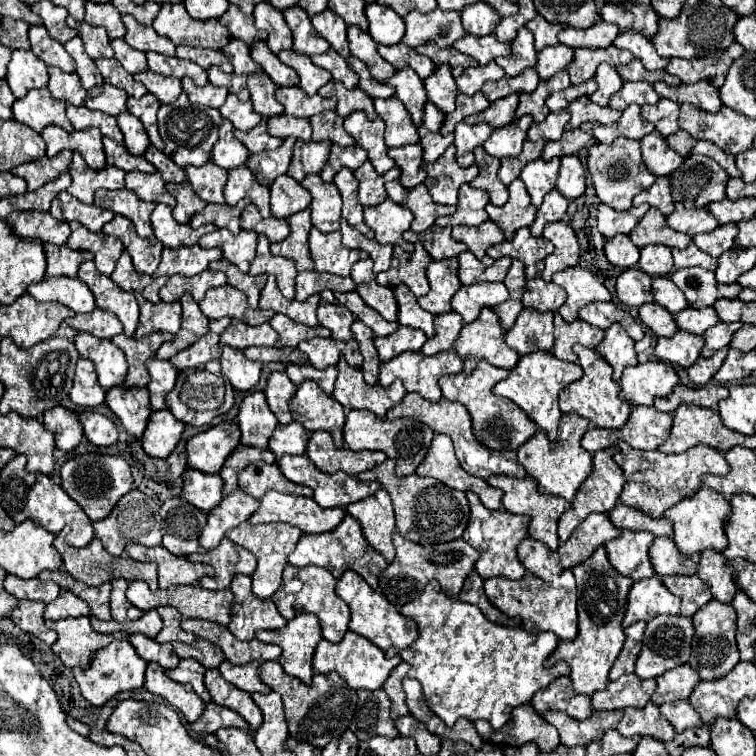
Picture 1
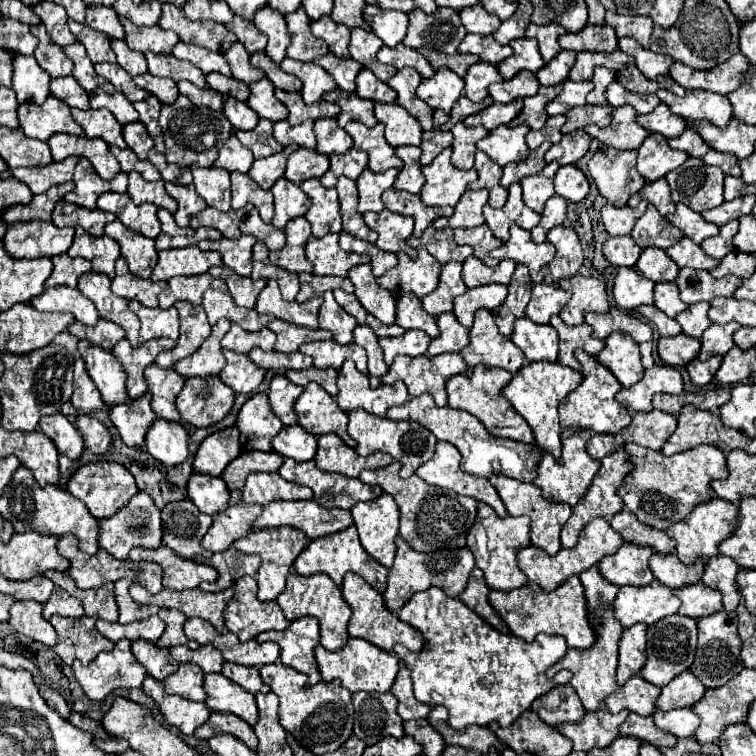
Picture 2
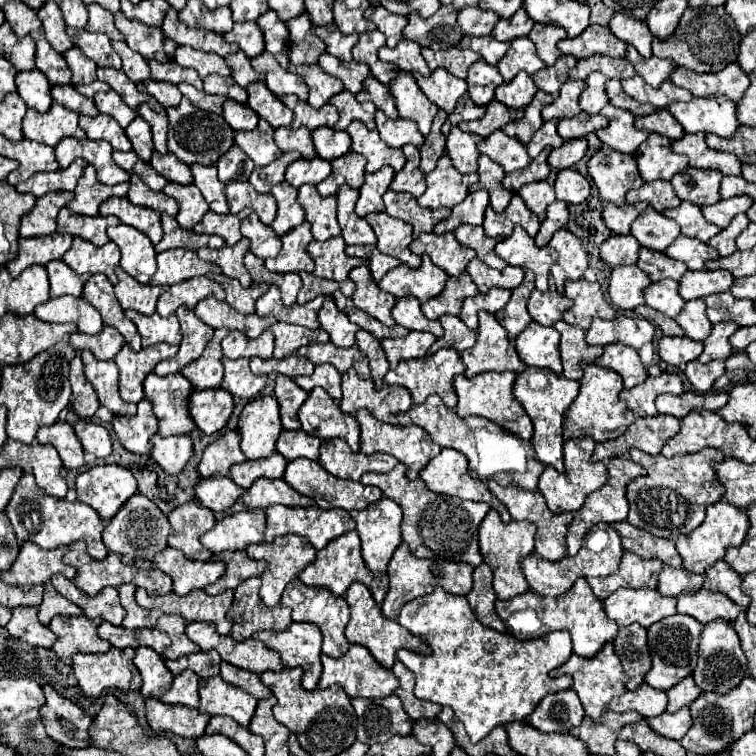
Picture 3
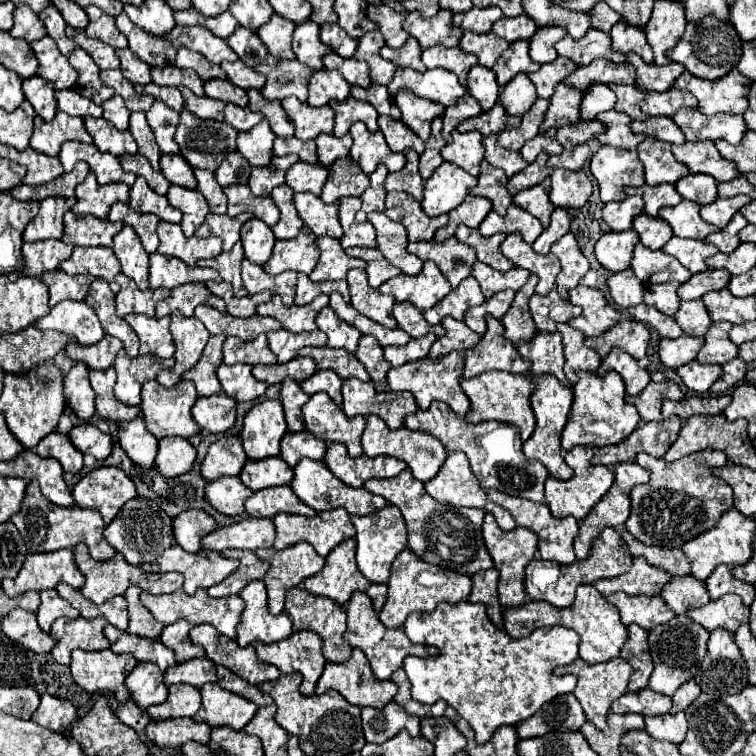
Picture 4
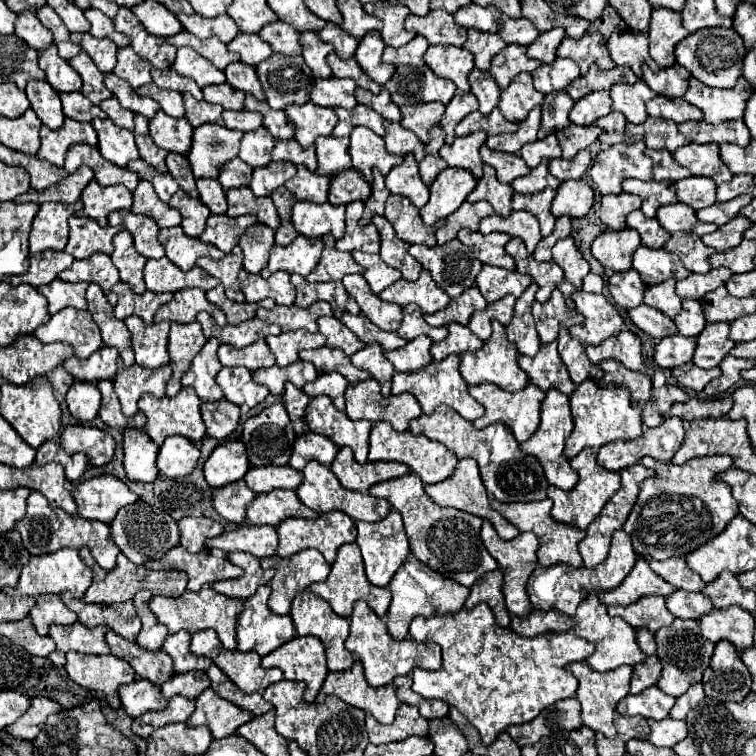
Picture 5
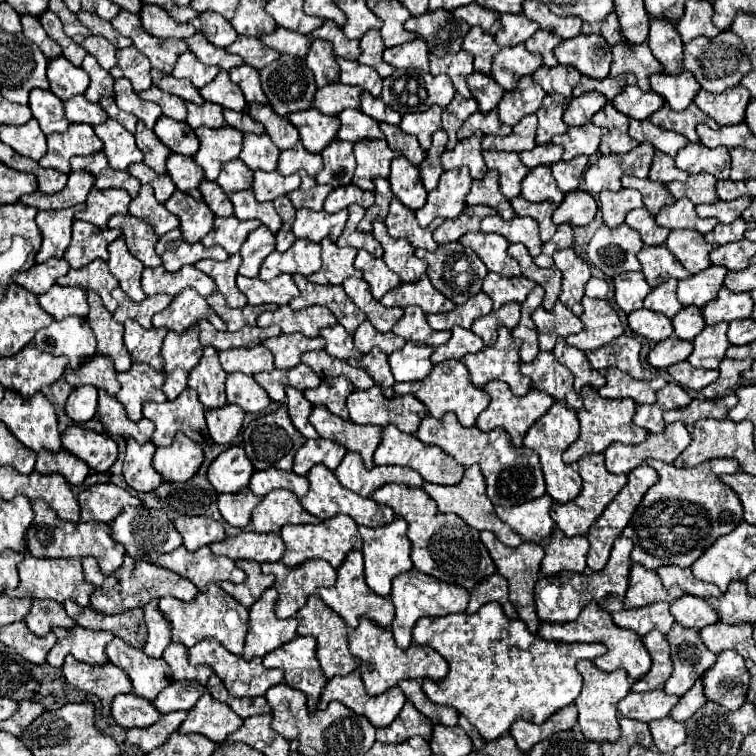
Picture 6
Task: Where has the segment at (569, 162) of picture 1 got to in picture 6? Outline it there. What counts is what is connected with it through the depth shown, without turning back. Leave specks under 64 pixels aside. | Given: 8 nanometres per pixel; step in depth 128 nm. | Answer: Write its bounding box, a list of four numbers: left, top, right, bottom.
[554,190,596,226]

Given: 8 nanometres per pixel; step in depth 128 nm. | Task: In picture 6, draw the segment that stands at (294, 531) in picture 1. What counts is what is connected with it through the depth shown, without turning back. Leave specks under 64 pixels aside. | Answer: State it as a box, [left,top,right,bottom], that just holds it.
[262,560,336,618]

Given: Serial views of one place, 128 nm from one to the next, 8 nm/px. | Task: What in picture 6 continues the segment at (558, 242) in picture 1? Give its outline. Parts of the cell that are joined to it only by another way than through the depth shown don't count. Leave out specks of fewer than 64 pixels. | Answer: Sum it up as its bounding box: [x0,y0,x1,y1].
[554,250,590,316]

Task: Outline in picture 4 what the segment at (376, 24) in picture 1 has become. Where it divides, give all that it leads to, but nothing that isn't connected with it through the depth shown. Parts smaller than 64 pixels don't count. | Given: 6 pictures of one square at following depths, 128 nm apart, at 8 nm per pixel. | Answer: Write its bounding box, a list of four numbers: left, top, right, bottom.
[366,4,408,48]

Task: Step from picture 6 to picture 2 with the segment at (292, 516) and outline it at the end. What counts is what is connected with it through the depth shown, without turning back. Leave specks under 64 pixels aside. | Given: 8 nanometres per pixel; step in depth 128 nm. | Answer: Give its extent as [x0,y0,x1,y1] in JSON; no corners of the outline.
[242,472,312,506]

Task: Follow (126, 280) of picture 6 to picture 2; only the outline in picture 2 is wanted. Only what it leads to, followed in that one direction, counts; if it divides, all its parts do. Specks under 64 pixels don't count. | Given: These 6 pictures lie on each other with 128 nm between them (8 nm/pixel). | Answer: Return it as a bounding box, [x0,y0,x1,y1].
[104,218,158,278]

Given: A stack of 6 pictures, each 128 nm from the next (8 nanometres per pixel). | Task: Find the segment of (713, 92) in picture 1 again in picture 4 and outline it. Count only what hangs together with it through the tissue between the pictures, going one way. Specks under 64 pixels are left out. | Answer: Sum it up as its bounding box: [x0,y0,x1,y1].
[672,108,746,144]

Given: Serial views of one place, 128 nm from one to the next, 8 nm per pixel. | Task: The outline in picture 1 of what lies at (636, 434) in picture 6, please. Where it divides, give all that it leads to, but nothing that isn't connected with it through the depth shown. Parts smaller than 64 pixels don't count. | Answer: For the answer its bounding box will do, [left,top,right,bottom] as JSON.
[560,346,630,428]

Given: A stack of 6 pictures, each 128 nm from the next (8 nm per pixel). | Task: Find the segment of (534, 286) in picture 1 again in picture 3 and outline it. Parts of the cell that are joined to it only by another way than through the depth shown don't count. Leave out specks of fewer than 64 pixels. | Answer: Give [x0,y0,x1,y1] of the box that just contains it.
[528,286,570,326]

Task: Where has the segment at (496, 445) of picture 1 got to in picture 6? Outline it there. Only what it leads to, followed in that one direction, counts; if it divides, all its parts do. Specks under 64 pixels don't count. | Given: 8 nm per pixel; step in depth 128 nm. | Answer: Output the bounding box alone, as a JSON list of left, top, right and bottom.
[476,380,554,446]

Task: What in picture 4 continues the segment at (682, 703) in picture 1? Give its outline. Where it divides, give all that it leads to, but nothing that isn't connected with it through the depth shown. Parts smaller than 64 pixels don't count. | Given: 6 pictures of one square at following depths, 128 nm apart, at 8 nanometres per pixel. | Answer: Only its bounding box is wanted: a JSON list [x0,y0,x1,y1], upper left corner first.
[646,712,688,744]

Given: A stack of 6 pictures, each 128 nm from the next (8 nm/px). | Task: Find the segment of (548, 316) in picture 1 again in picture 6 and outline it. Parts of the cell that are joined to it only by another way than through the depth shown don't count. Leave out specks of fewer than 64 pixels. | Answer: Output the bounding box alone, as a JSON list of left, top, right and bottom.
[520,352,582,410]

